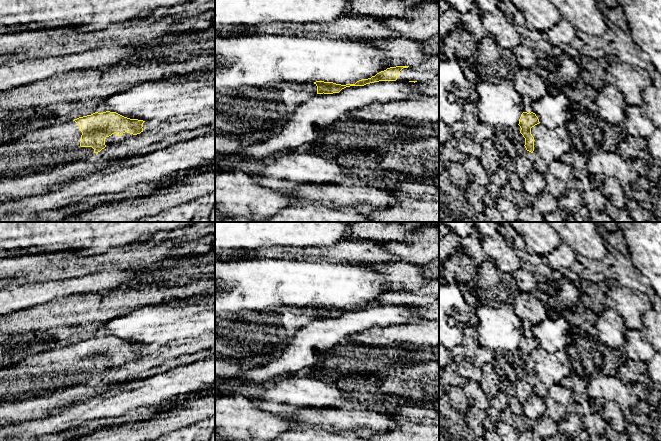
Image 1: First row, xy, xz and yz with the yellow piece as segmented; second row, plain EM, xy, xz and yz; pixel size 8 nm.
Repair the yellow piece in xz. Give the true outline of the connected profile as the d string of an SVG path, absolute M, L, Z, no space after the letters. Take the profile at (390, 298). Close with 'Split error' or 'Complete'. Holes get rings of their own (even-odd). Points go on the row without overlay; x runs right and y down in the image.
M431 281L425 286L409 291L409 290L396 290L387 292L384 295L377 297L368 303L362 303L355 308L336 308L333 306L316 305L314 308L317 310L317 318L333 318L339 317L342 313L350 310L364 310L366 308L379 306L379 305L427 305L439 303L439 281Z. Split error

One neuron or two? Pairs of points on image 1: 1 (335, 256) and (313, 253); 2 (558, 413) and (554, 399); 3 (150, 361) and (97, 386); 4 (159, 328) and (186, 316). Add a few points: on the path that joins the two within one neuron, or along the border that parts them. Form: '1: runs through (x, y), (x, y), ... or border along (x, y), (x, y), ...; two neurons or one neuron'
1: runs through (330, 253), (318, 253); one neuron
2: runs through (557, 410), (555, 402); one neuron
3: runs through (137, 367), (110, 379); one neuron
4: runs through (166, 322), (179, 321); one neuron

